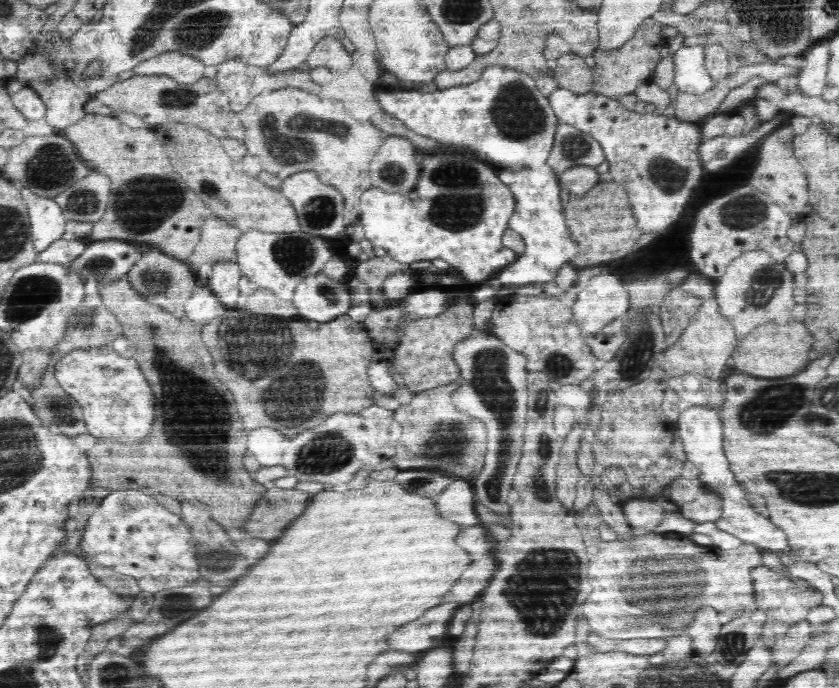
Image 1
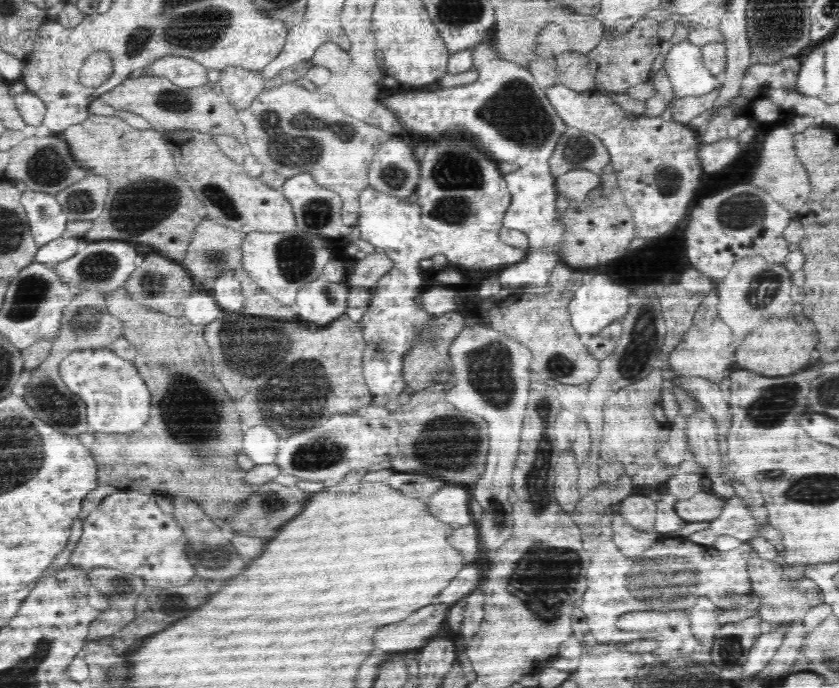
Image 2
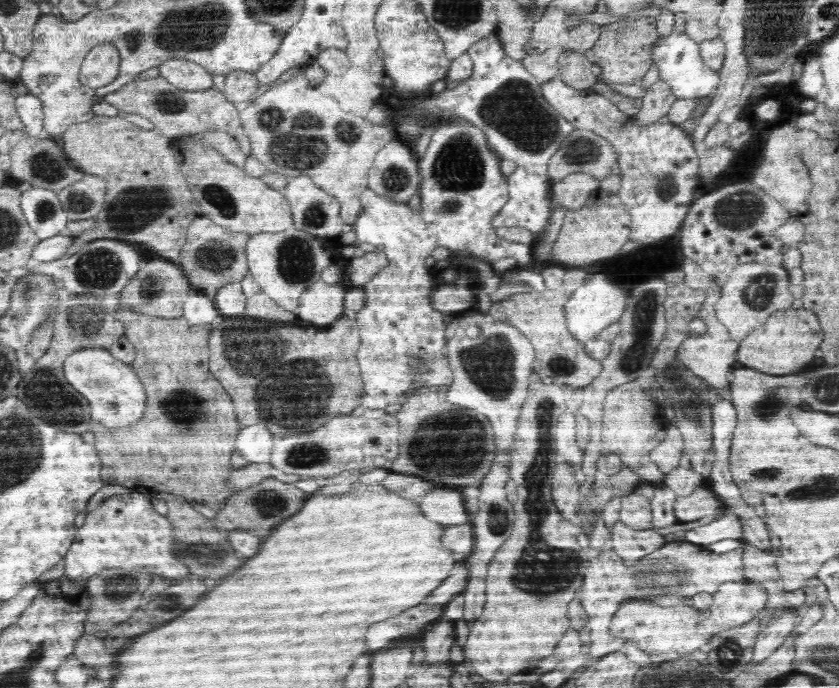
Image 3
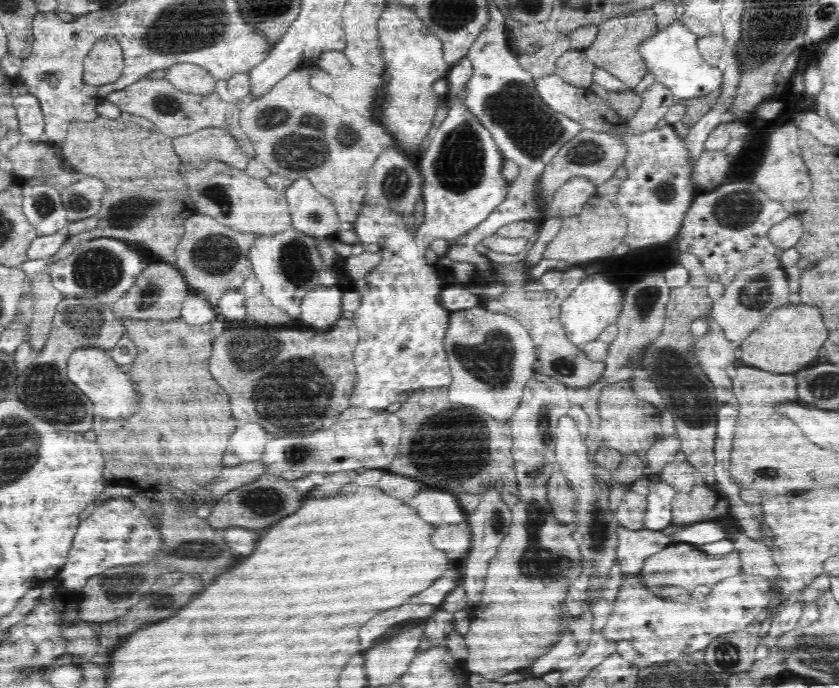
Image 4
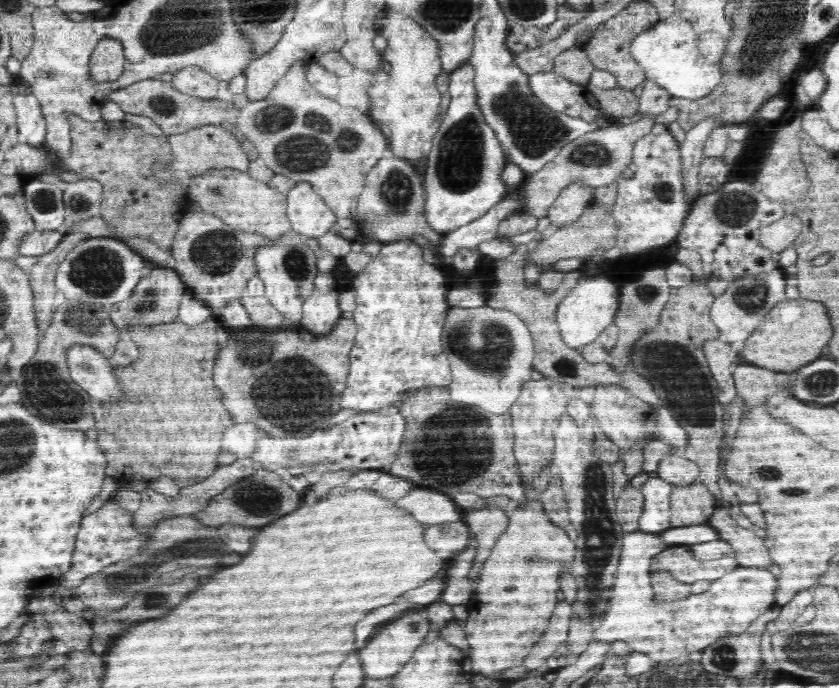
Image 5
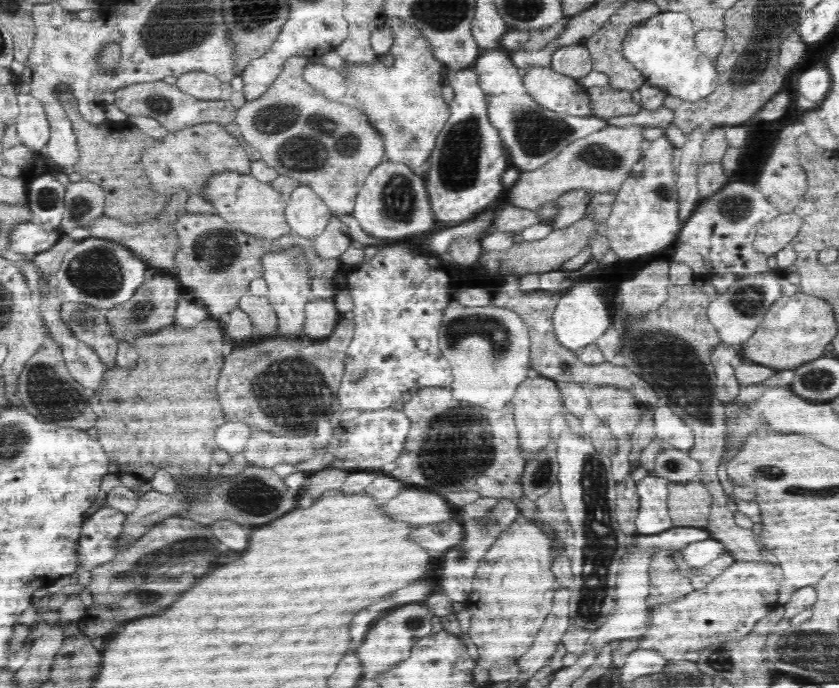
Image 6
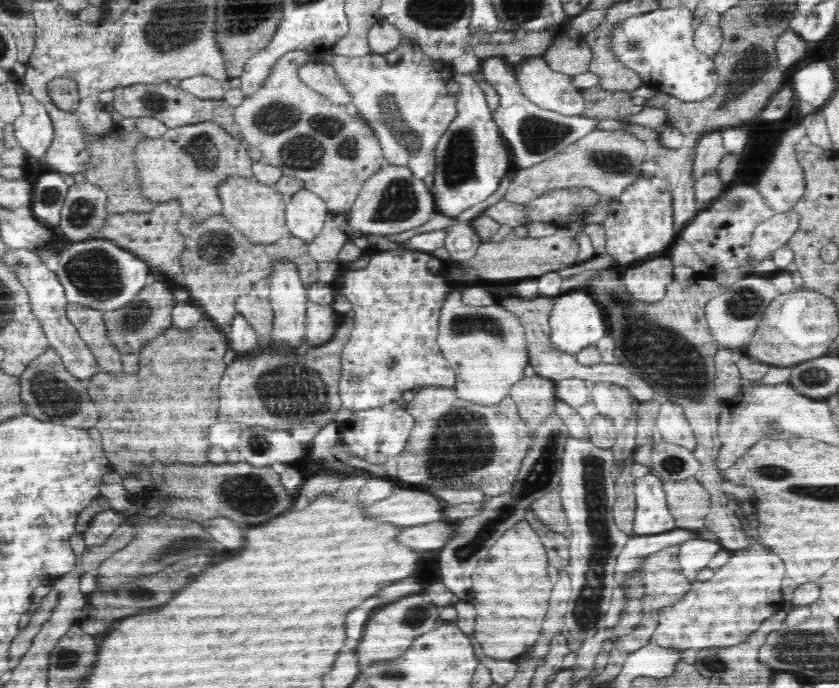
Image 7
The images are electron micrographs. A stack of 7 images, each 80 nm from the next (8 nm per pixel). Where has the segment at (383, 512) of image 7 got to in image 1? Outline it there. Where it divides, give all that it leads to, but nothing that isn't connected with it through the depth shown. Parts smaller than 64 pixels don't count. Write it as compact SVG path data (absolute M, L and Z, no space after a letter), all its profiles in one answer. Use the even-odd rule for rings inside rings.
M456 480L438 496L436 506L444 518L450 518L450 522L462 526L476 526L480 524L480 520L474 509L475 501L472 486L466 480Z

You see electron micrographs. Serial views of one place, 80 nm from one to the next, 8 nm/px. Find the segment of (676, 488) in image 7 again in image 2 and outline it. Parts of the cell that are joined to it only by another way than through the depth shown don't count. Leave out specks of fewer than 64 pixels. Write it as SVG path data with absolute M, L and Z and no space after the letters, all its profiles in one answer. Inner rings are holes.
M706 492L696 493L694 498L690 500L680 500L676 504L676 512L680 518L688 520L688 522L704 522L704 520L714 520L720 516L724 506L724 500L714 496L714 494L706 494Z

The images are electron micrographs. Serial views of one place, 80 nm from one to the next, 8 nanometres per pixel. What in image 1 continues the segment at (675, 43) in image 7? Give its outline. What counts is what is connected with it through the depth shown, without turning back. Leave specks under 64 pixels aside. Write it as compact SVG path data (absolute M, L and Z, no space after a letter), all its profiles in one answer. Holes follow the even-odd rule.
M680 46L674 52L674 84L679 92L697 95L716 83L705 67L704 46Z

